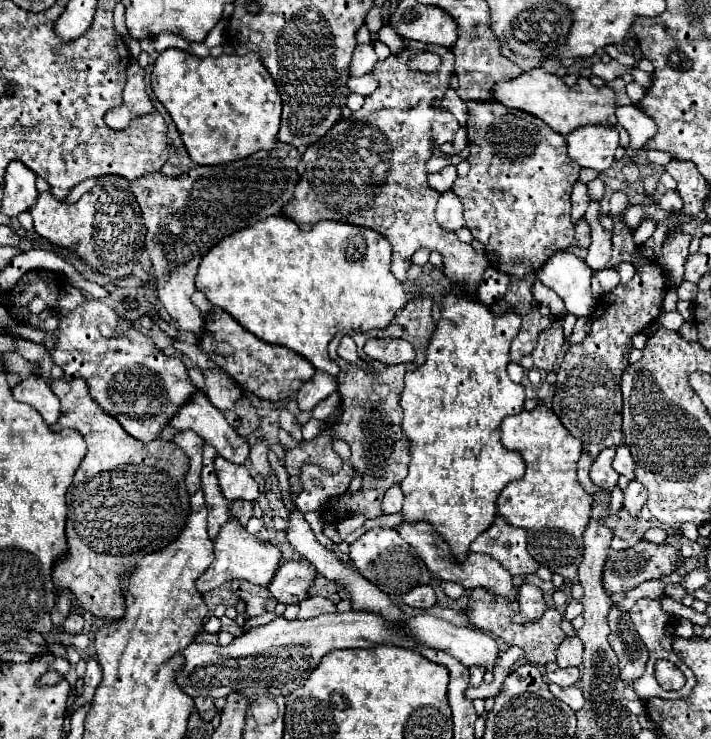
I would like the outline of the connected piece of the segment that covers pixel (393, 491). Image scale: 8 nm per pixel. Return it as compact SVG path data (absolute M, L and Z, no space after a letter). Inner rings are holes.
M399 484L391 486L387 492L385 492L385 498L383 498L383 512L385 514L393 514L393 512L399 512L403 506L403 490Z

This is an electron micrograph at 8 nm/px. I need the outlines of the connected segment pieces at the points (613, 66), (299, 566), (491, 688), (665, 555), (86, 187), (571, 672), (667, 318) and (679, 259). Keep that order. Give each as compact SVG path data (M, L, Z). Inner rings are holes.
M597 62L597 64L591 64L591 72L599 78L603 78L605 82L609 80L615 80L617 76L623 76L623 72L627 72L629 68L627 66L621 66L619 62L609 62L609 64L603 64L603 62Z
M287 560L275 572L275 578L269 582L269 590L283 604L299 604L301 600L307 598L307 590L313 586L315 576L317 576L317 570L315 570L315 566L311 566L311 562L307 562L307 560Z
M493 680L491 684L481 684L481 686L477 686L477 688L467 688L467 696L469 696L471 700L475 700L475 698L489 698L489 696L495 696L495 694L499 692L501 684L503 684L503 680Z
M639 540L635 546L627 550L619 550L619 552L609 550L609 558L603 570L603 586L607 592L627 592L627 590L637 588L641 582L669 576L681 566L683 566L683 558L679 556L677 548L673 548L671 544L665 544L665 542L653 544L649 540Z
M96 178L88 179L79 183L71 190L71 192L66 198L66 202L70 204L77 202L77 200L79 200L79 198L83 194L89 192L89 190L91 190L95 186L95 184L97 184Z
M555 662L545 666L545 674L551 682L555 682L561 688L573 686L579 680L579 668L559 668Z
M669 312L669 314L663 314L661 318L663 318L661 322L665 324L665 328L671 328L671 330L679 330L679 326L685 322L679 312Z
M675 232L675 236L663 244L661 254L657 258L659 266L663 266L663 270L667 272L669 280L675 286L683 282L683 264L685 264L685 258L689 256L689 244L691 244L689 234Z

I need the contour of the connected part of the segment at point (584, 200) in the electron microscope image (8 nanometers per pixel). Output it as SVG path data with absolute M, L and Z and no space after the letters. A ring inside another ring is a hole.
M575 182L573 184L573 190L571 190L571 202L573 202L573 214L571 214L571 218L573 218L573 222L577 222L583 214L585 214L585 210L587 210L587 206L589 206L589 194L587 194L587 186L583 184L583 182Z

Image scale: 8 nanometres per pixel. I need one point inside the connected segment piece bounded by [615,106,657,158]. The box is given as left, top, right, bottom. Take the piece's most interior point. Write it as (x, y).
(640, 127)

